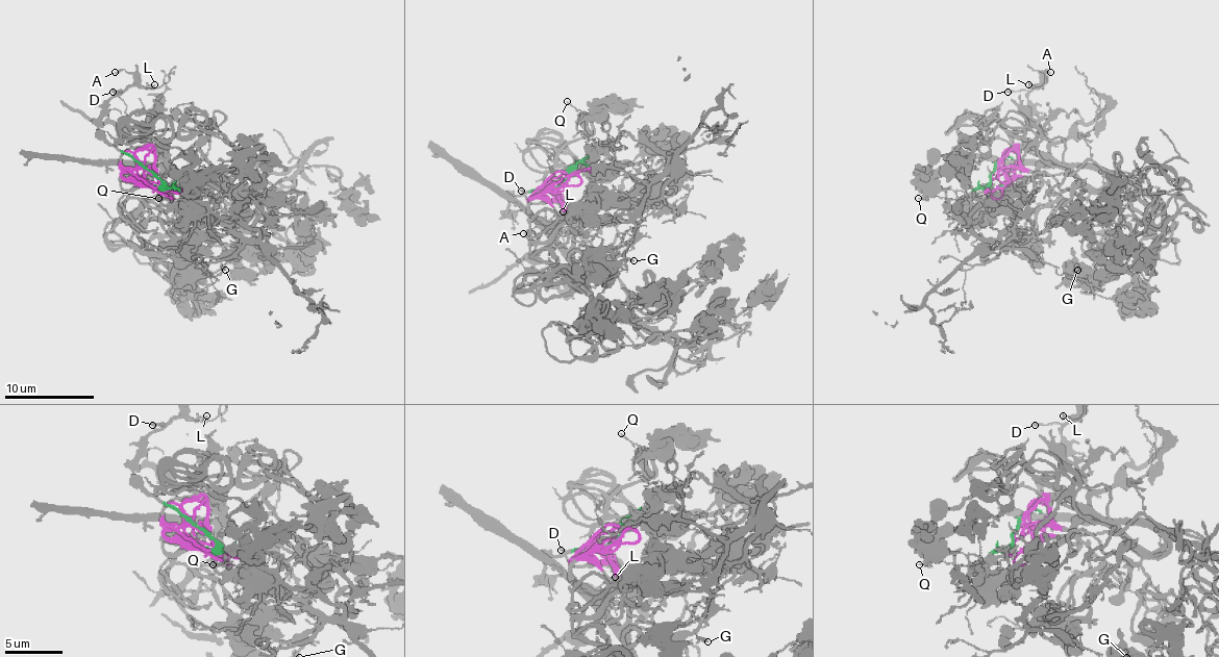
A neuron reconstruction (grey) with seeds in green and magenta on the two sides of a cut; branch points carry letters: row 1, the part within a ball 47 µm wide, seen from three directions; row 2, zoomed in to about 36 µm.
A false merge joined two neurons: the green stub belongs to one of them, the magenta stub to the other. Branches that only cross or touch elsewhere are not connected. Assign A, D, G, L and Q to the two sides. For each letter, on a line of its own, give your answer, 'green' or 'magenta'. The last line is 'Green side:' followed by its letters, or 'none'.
A: green
D: green
G: magenta
L: green
Q: green
Green side: A, D, L, Q

